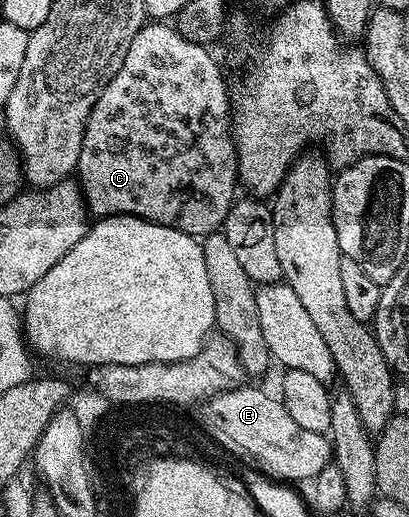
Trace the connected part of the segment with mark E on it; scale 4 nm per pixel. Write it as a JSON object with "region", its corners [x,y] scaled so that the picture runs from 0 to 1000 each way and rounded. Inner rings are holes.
{"region":[[[601,750],[560,752],[491,778],[489,822],[506,843],[582,888],[604,876],[641,915],[677,932],[756,932],[782,919],[782,911],[812,892],[812,855],[804,843],[731,826],[672,762],[667,768],[641,752]]]}

